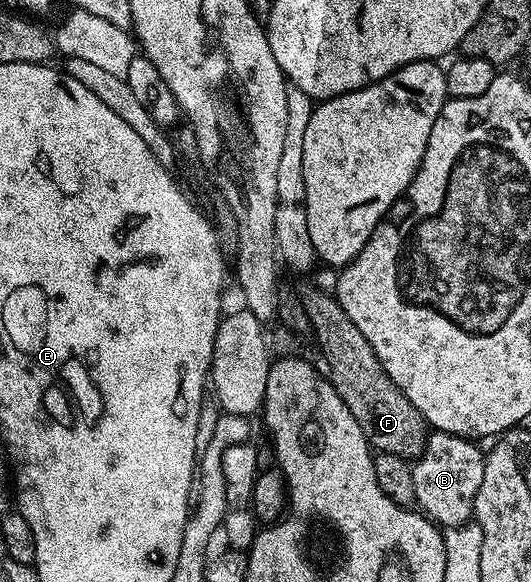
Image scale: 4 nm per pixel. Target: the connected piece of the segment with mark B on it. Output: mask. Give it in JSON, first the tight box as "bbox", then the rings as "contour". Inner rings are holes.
{"bbox":[411,430,486,528],"contour":[[[433,430],[427,434],[423,448],[411,466],[417,506],[443,528],[467,524],[475,512],[473,501],[481,487],[486,460],[483,450],[475,445],[469,438]]]}

